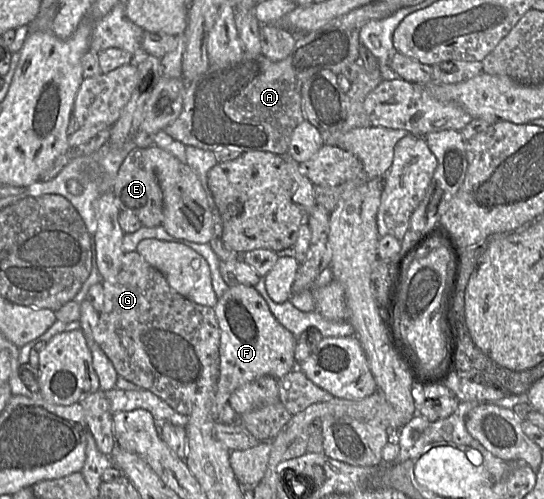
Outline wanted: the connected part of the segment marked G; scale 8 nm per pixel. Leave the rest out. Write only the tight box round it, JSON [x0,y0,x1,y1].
[93,251,220,418]

